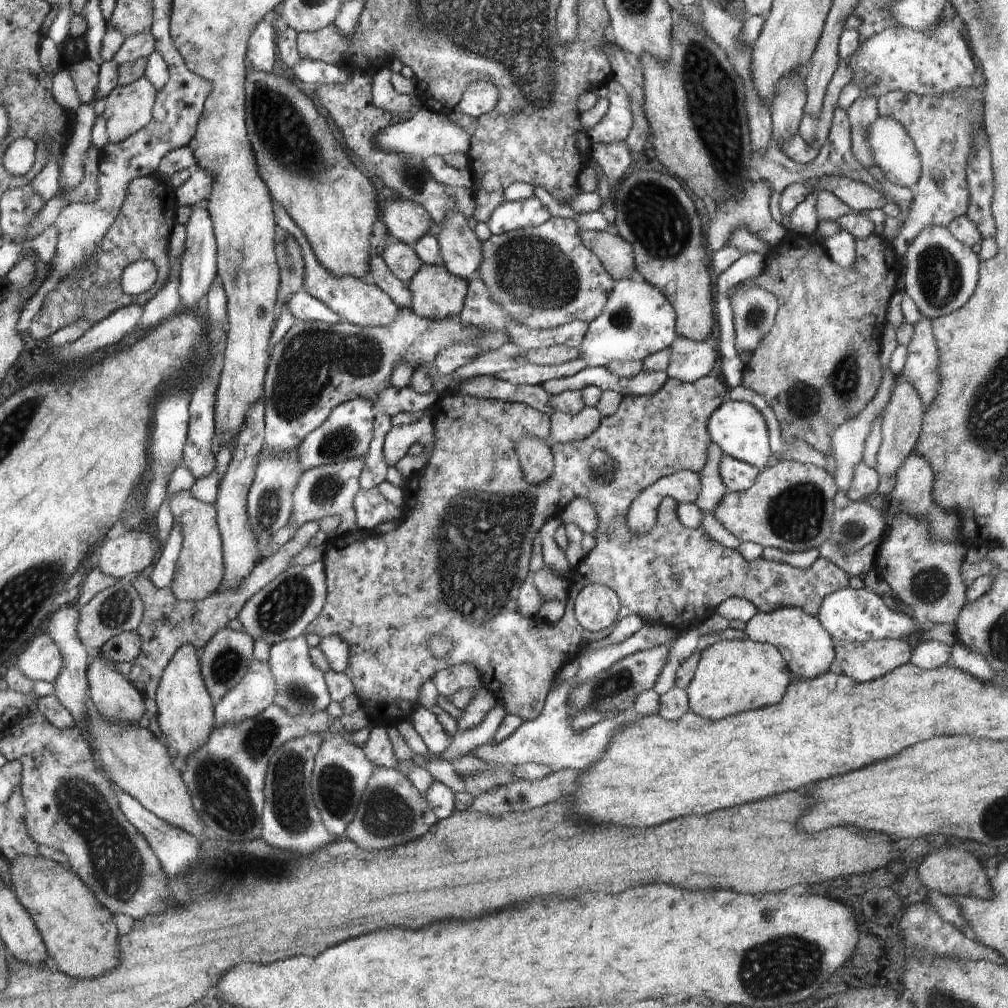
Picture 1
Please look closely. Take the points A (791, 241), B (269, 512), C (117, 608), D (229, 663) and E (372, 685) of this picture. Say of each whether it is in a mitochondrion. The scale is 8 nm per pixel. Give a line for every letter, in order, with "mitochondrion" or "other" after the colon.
A: other
B: mitochondrion
C: mitochondrion
D: mitochondrion
E: other

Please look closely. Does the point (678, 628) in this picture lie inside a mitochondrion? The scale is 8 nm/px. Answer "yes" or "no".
no

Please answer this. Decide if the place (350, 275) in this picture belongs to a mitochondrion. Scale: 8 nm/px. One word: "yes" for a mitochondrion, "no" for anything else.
no

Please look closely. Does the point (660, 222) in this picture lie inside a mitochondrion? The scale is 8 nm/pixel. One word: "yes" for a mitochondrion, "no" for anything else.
yes

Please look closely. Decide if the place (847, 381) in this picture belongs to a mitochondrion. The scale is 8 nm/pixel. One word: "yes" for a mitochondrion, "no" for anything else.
yes

